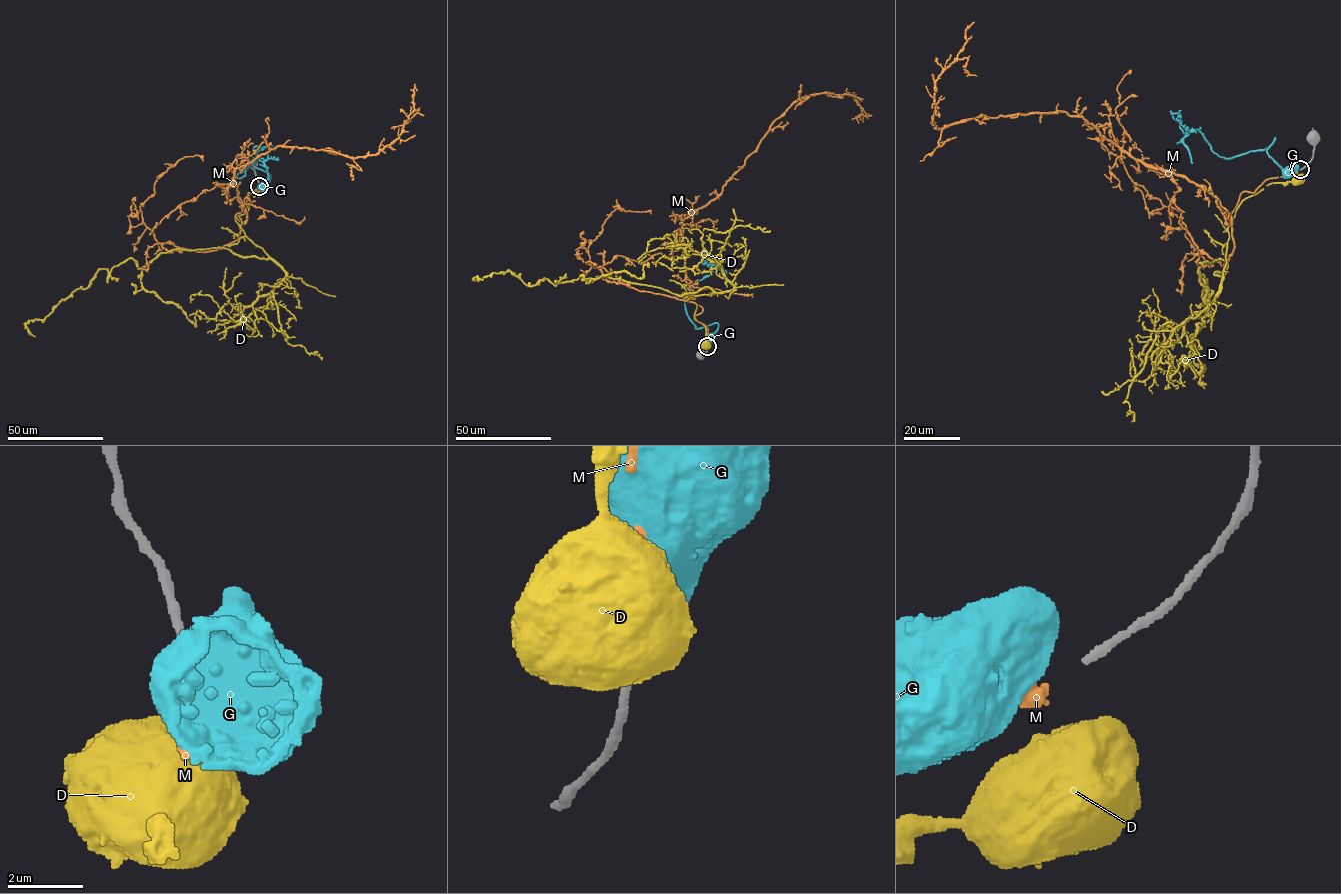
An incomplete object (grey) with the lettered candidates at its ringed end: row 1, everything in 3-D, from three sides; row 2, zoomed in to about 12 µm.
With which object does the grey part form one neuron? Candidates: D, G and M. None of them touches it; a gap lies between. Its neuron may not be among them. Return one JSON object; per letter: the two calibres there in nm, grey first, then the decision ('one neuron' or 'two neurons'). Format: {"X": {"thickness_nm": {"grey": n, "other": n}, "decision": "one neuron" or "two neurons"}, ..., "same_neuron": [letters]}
{"D": {"thickness_nm": {"grey": 220, "other": 950}, "decision": "two neurons"}, "G": {"thickness_nm": {"grey": 220, "other": 750}, "decision": "two neurons"}, "M": {"thickness_nm": {"grey": 220, "other": 360}, "decision": "one neuron"}, "same_neuron": ["M"]}

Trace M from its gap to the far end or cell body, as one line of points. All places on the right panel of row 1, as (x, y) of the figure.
M: (1297, 171), (1241, 194), (1231, 222), (1204, 186), (1082, 117), (936, 127), (934, 81), (964, 57), (976, 76)

